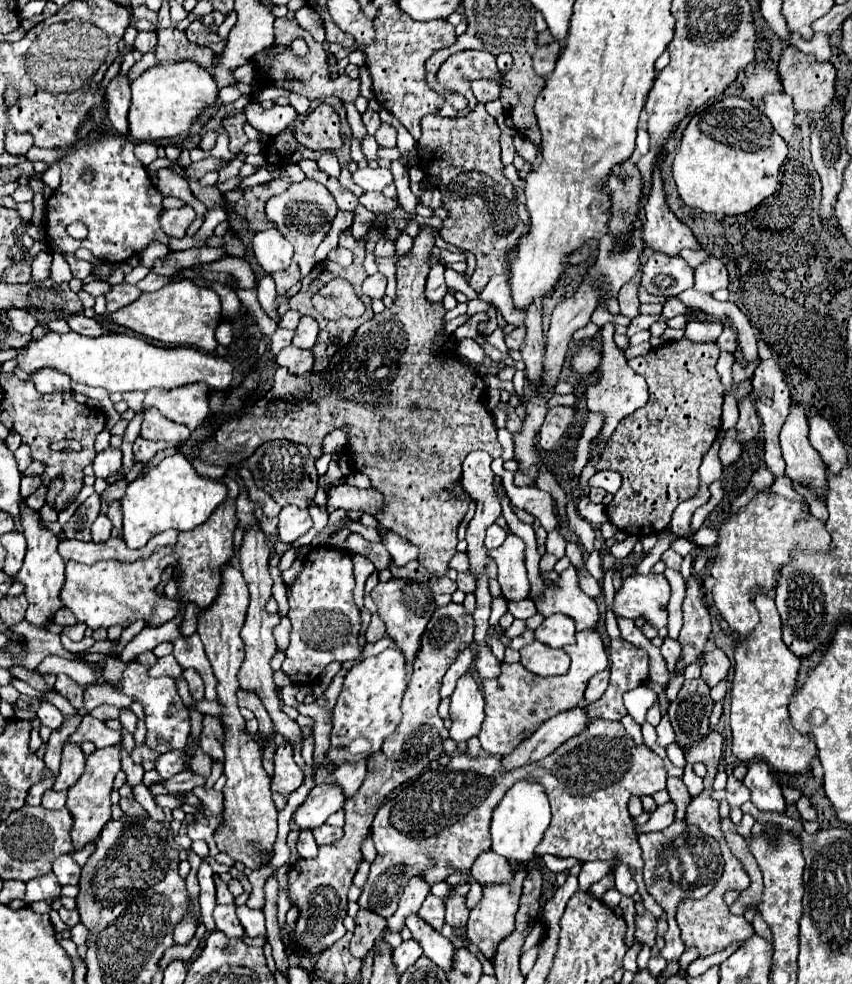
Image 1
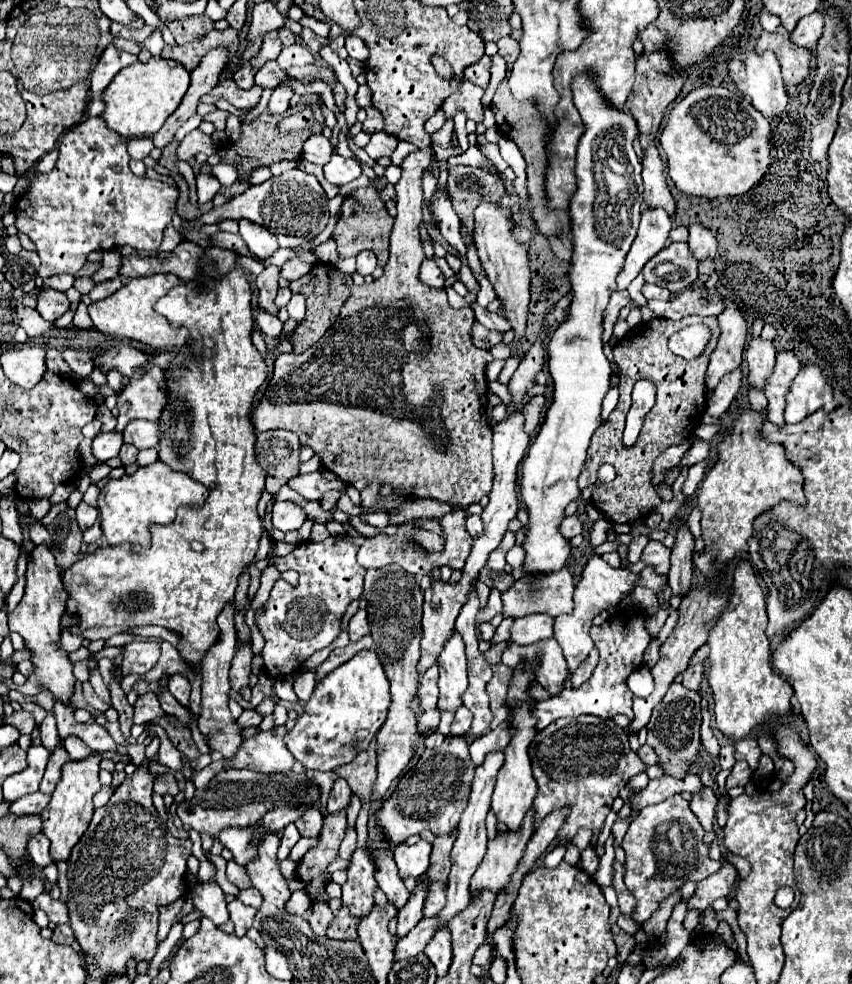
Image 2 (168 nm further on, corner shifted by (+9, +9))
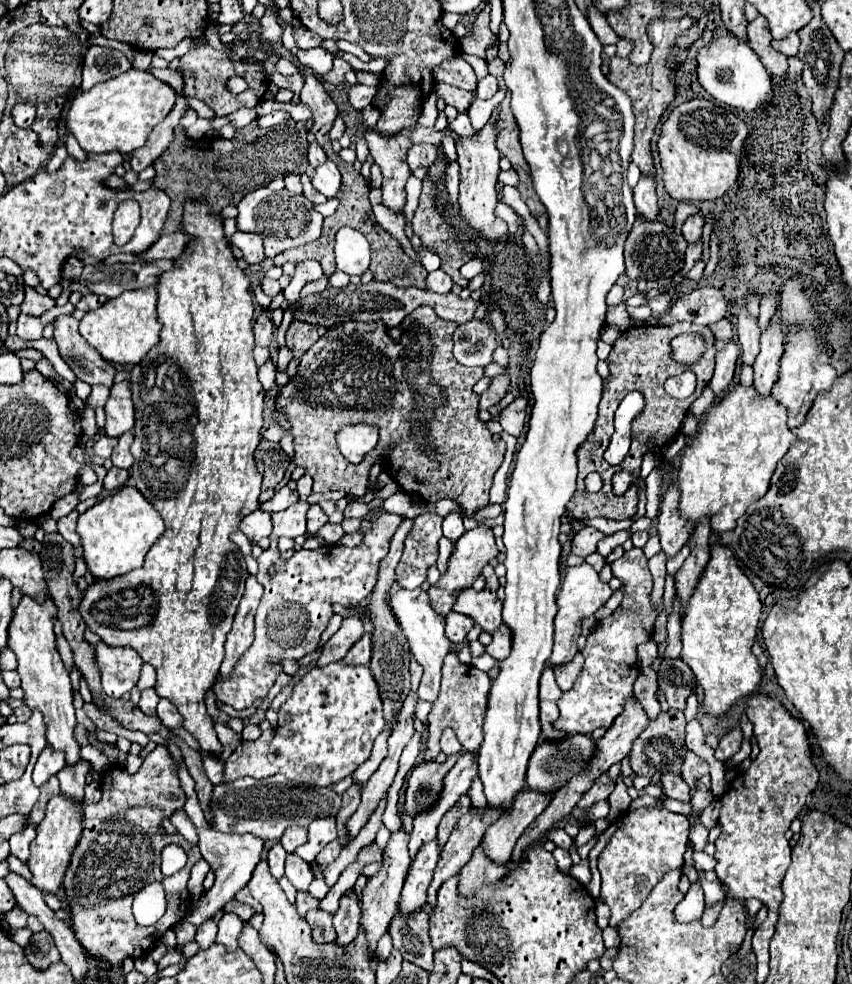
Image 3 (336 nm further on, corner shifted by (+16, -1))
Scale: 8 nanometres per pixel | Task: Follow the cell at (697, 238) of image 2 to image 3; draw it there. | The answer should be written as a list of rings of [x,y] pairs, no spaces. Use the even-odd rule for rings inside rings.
[[[692,214],[692,216],[688,216],[686,222],[682,224],[682,234],[684,234],[684,238],[686,238],[690,244],[694,244],[694,242],[702,236],[702,226],[704,226],[702,214]]]

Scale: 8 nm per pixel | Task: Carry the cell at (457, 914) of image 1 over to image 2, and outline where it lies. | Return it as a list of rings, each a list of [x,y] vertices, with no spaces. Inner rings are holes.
[[[455,834],[435,840],[433,852],[431,852],[431,864],[429,864],[429,870],[427,870],[429,880],[439,880],[439,882],[447,880],[449,870],[451,870],[449,854],[451,854],[451,848],[453,848],[453,840],[455,840]]]

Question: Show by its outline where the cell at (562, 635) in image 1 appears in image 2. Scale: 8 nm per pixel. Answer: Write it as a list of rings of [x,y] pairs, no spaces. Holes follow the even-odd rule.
[[[541,612],[523,616],[511,626],[511,640],[515,644],[535,644],[549,638],[553,638],[553,616]]]

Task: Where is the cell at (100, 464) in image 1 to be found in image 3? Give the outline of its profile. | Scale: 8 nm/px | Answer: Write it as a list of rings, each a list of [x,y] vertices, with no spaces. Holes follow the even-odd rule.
[[[110,436],[98,438],[96,444],[94,444],[94,454],[100,456],[100,458],[110,458],[112,448],[116,446],[116,442],[118,442],[118,438],[110,438]]]

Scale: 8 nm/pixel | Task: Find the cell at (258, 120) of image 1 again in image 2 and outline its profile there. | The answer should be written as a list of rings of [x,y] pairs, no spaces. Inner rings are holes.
[[[285,84],[277,86],[269,98],[269,112],[271,114],[283,114],[289,108],[291,96],[293,96],[293,90],[289,86],[285,86]]]

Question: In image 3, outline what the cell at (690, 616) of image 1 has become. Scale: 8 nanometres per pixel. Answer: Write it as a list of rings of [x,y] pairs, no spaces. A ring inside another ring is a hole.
[[[672,482],[664,488],[662,500],[660,500],[660,512],[658,512],[658,534],[660,534],[660,544],[662,550],[668,556],[674,556],[680,552],[680,548],[688,542],[690,538],[690,528],[688,520],[682,518],[678,510],[678,500],[680,500],[680,490]]]

